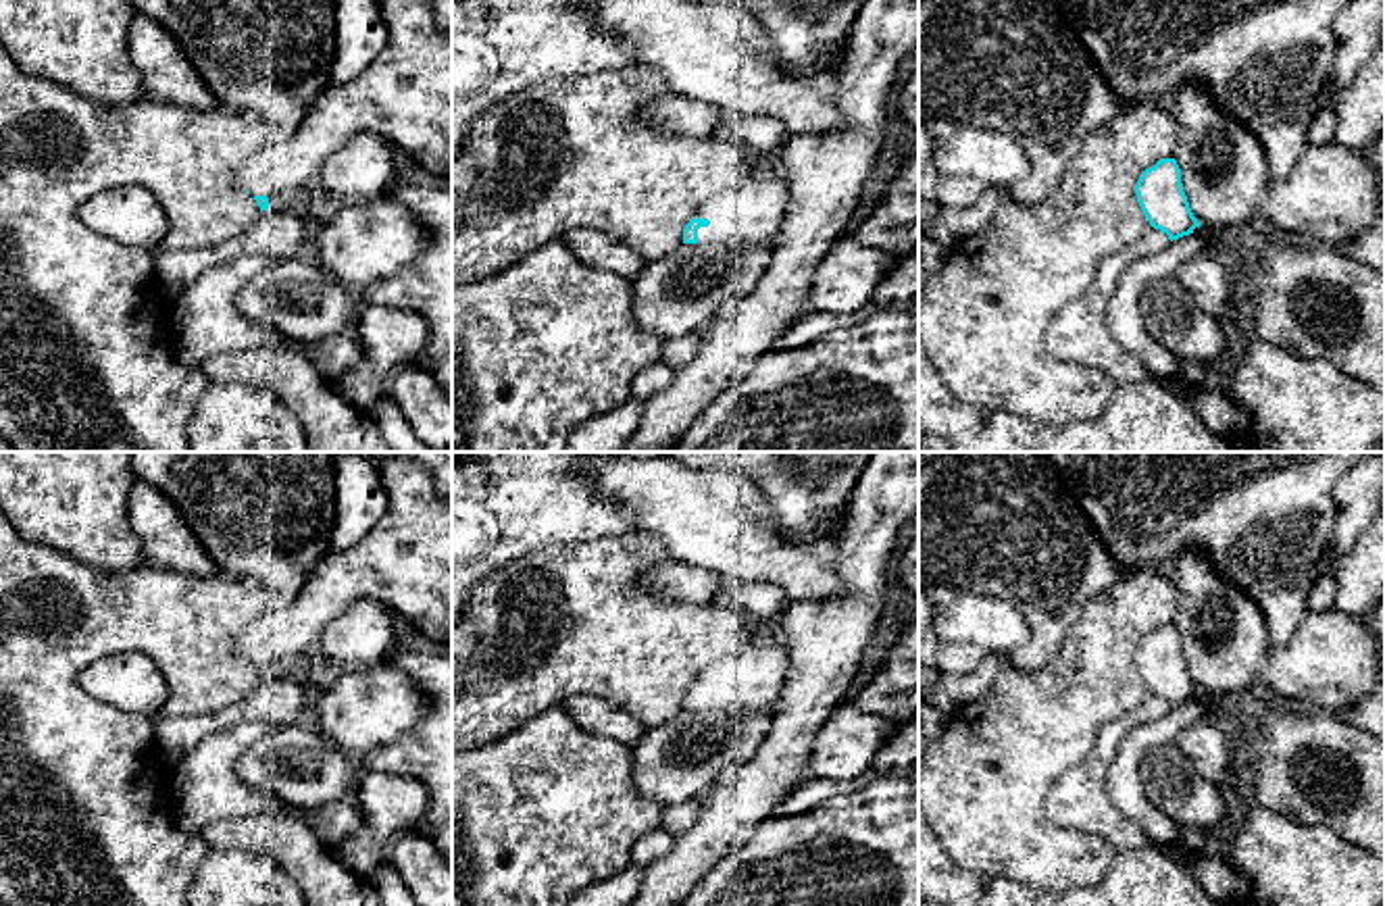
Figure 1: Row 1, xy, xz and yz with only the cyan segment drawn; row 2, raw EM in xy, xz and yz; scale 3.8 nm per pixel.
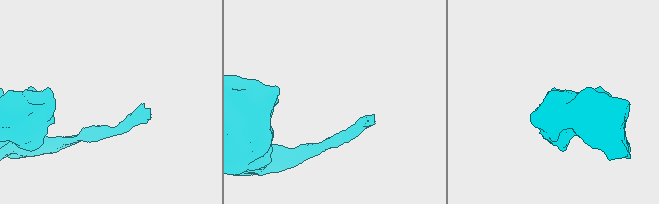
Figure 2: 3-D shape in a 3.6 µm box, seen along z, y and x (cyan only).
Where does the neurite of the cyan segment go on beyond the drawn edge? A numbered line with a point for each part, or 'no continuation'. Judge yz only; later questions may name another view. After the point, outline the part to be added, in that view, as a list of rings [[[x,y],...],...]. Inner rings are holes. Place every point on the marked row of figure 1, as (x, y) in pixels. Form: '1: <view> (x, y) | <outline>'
no continuation

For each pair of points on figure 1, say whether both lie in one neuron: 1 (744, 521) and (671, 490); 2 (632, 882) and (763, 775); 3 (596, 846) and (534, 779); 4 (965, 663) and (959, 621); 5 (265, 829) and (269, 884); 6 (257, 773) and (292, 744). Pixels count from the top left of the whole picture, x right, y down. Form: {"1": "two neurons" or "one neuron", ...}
{"1": "one neuron", "2": "two neurons", "3": "one neuron", "4": "two neurons", "5": "two neurons", "6": "one neuron"}

